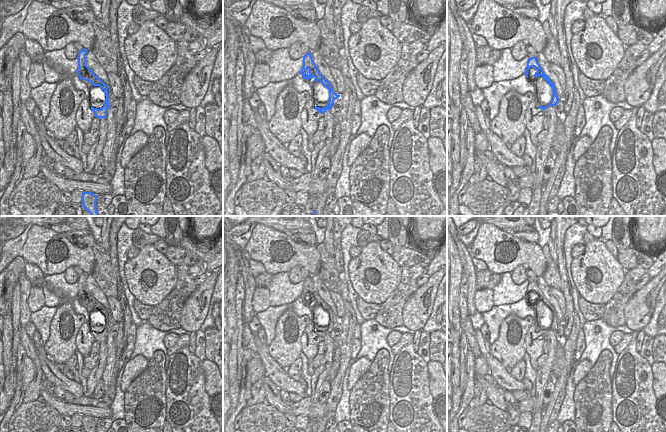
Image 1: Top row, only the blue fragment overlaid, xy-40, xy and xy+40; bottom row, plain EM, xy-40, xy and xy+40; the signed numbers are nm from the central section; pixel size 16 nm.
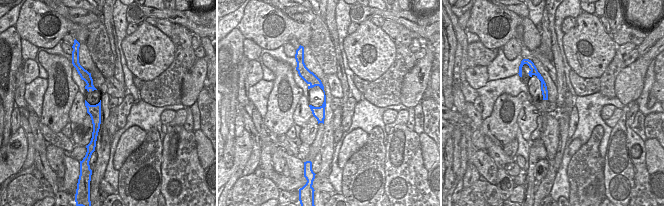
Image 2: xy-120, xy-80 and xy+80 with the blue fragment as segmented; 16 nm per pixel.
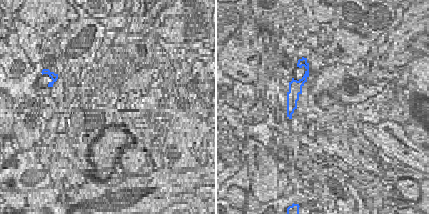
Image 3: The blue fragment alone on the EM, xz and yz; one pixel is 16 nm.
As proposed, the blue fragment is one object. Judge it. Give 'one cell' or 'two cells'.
one cell

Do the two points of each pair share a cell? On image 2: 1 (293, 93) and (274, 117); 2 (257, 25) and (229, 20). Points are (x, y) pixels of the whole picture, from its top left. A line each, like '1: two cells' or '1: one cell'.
1: one cell
2: two cells

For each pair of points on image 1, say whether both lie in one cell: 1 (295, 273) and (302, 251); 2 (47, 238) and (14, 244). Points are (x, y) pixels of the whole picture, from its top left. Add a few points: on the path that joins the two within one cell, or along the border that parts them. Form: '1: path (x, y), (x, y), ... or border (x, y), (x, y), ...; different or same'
1: border (300, 267), (294, 266), (288, 272); different
2: border (31, 226), (19, 254); different

